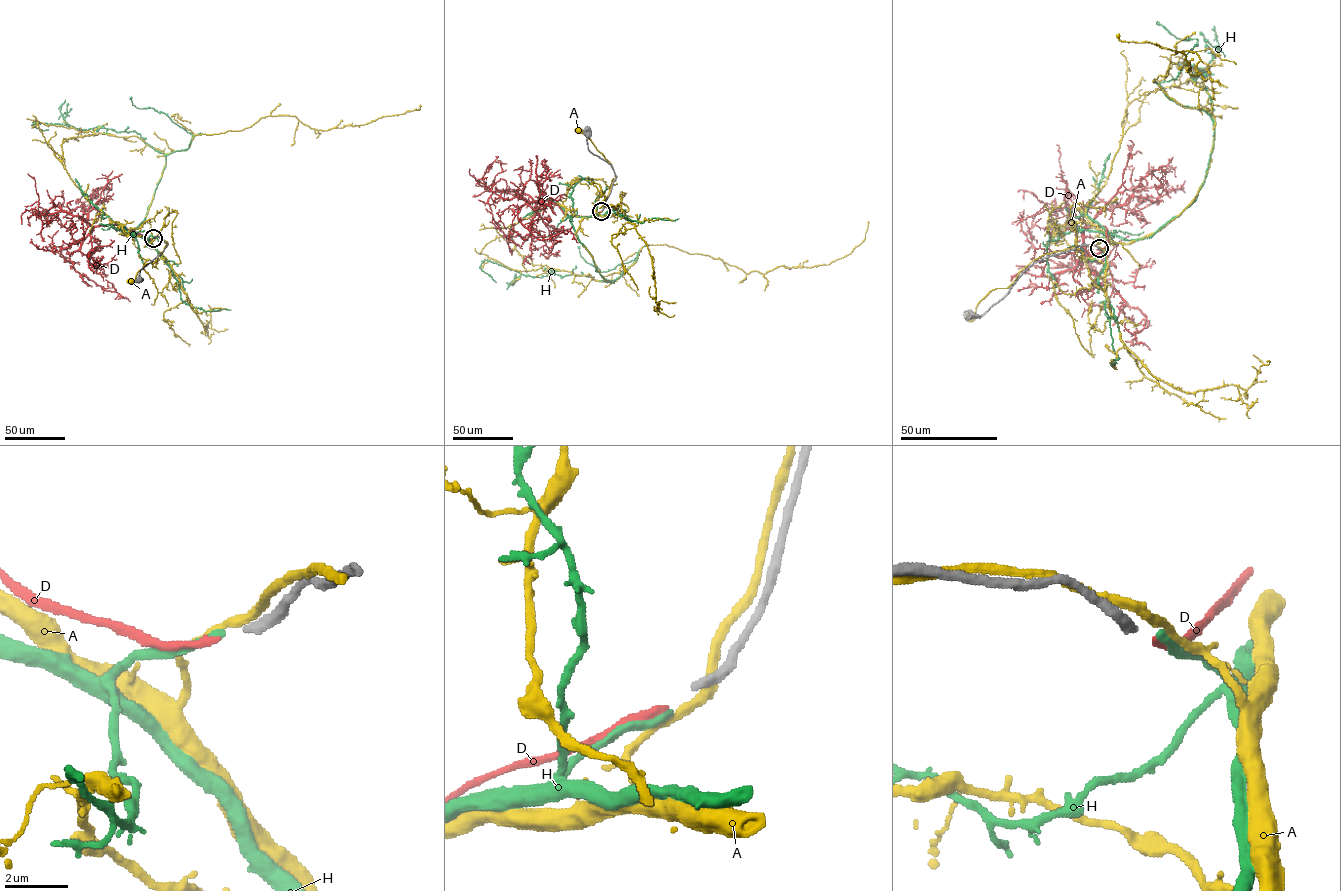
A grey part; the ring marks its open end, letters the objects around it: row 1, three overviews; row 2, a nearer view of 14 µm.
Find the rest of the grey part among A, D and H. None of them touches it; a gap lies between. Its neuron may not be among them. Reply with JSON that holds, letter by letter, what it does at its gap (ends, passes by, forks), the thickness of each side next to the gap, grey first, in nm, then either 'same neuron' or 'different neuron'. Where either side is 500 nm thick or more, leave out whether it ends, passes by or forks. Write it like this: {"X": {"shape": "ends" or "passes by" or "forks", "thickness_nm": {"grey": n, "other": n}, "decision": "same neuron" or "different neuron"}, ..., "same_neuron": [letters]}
{"A": {"shape": "passes by", "thickness_nm": {"grey": 300, "other": 320}, "decision": "different neuron"}, "D": {"shape": "ends", "thickness_nm": {"grey": 300, "other": 240}, "decision": "same neuron"}, "H": {"shape": "ends", "thickness_nm": {"grey": 300, "other": 280}, "decision": "different neuron"}, "same_neuron": ["D"]}

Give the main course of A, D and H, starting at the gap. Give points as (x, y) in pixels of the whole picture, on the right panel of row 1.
A: (1099, 247), (1079, 245), (1043, 254), (1032, 260), (1008, 287), (990, 291), (977, 305), (975, 314), (970, 317)
D: (1100, 249), (1106, 227), (1083, 228), (1068, 205), (1138, 211), (1166, 185), (1158, 172)
H: (1100, 248), (1108, 234), (1150, 238), (1195, 200), (1213, 150), (1212, 107), (1204, 68), (1179, 65), (1214, 74)

